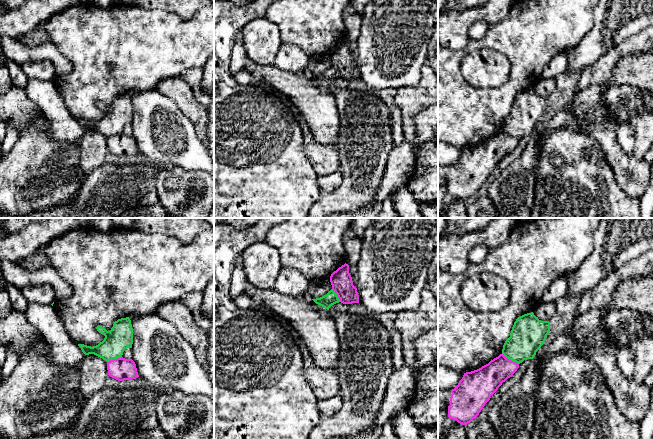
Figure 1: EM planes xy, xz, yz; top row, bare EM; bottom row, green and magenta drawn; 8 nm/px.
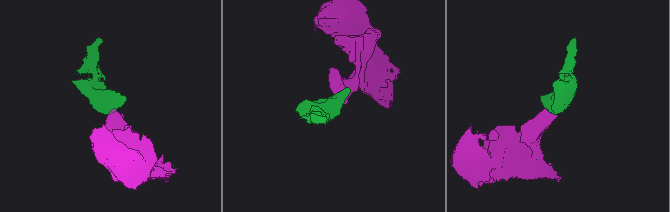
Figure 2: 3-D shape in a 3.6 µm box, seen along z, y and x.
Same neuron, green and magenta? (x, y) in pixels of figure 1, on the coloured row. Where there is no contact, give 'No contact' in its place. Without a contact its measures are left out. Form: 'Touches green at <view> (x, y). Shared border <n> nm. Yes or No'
Touches green at yz (510, 359). Shared border 160 nm. No

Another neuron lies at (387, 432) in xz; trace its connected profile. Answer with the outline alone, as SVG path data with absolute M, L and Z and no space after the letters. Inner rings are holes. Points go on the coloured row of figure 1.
M387 421L382 426L382 432L379 439L398 439L390 421Z

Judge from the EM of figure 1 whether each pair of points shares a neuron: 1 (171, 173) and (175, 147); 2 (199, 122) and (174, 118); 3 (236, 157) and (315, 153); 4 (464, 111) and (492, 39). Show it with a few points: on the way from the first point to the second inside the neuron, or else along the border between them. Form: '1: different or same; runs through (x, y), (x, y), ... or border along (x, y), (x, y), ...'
1: different; border along (160, 167), (180, 166), (184, 169), (195, 171)
2: different; border along (175, 103), (191, 122), (196, 135), (202, 141)
3: different; border along (301, 130), (305, 156), (316, 174)
4: same; runs through (488, 107), (515, 80), (515, 59)

